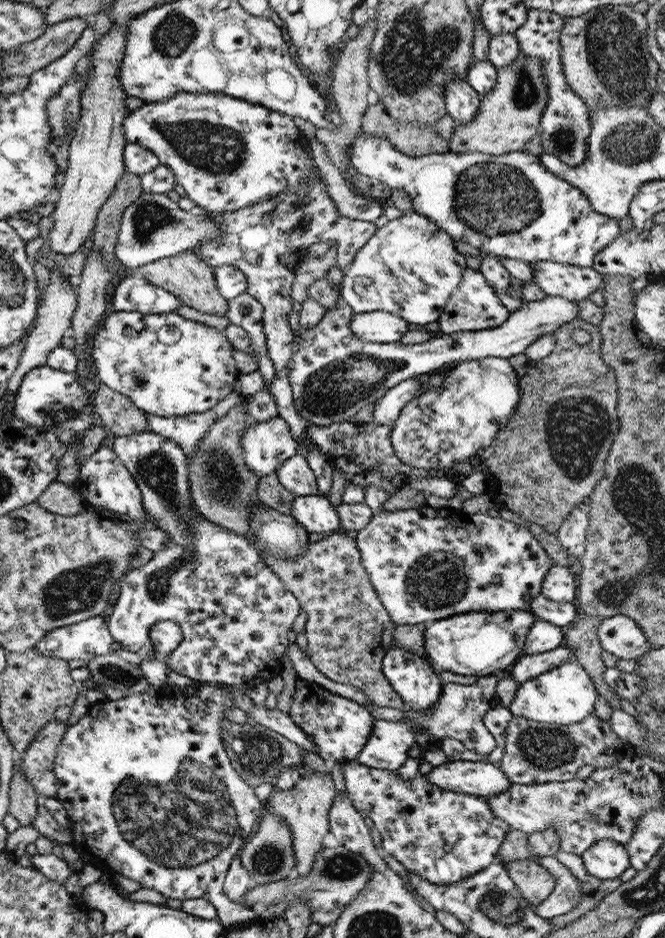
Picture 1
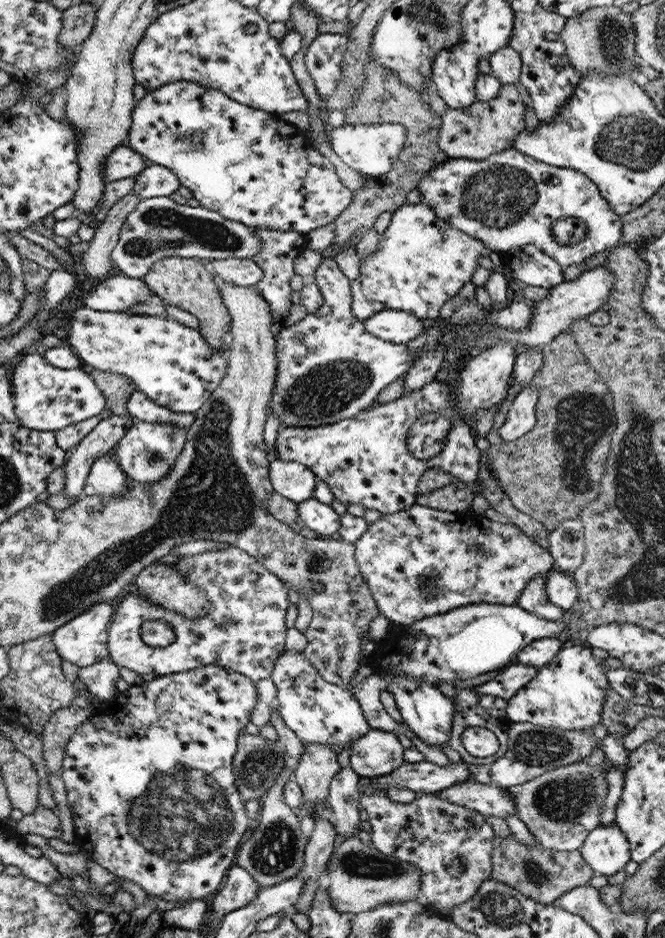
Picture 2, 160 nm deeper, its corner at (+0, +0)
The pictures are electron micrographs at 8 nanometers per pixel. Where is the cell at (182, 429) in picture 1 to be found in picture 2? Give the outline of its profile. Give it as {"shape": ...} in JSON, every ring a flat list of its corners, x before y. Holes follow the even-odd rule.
{"shape":[[133,391,127,398,126,411,137,421,173,423,187,428,194,419,194,413,174,413,155,402,150,401,145,394]]}

